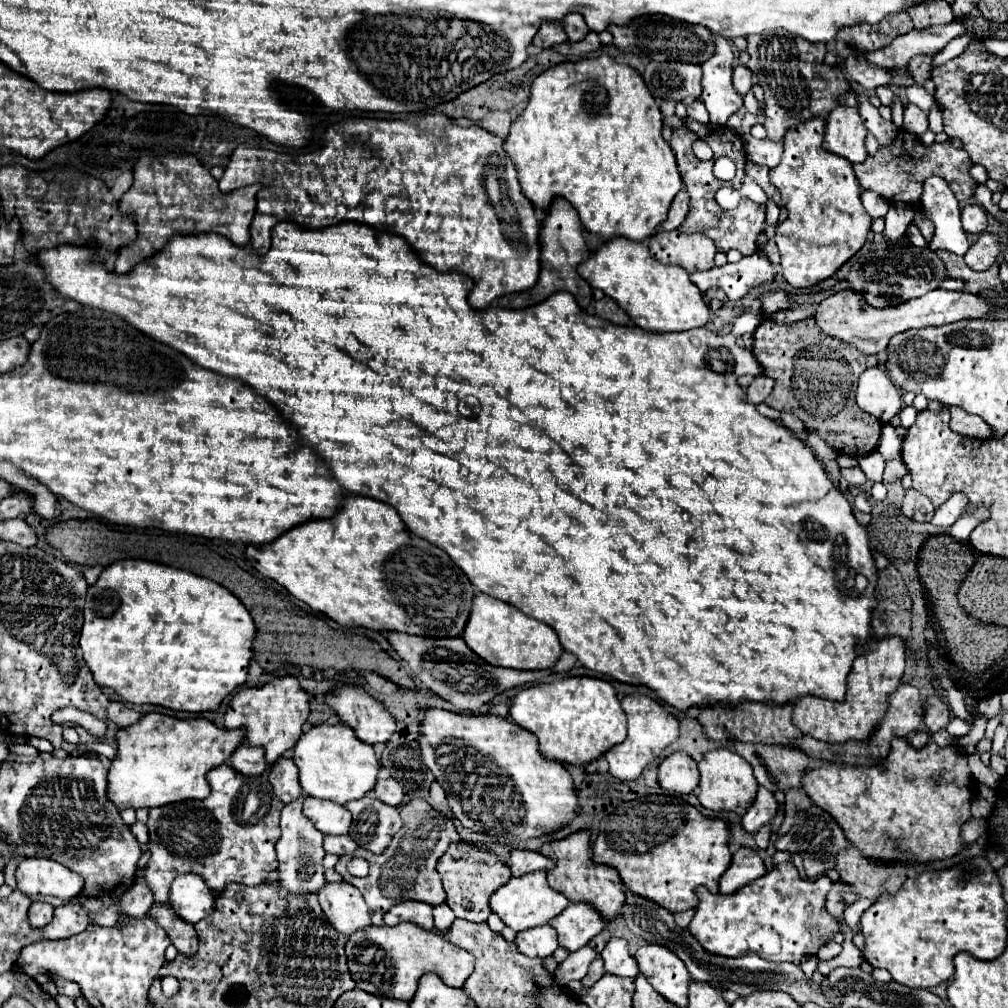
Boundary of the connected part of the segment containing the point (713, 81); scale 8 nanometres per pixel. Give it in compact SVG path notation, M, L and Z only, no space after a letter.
M717 38L717 50L715 56L709 58L703 68L703 94L701 100L711 116L713 126L725 126L729 116L735 114L739 108L743 108L743 94L739 94L733 88L731 72L733 72L733 52L731 44L721 38Z

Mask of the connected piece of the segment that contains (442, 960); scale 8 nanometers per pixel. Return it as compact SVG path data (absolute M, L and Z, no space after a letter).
M401 922L397 926L369 926L349 936L345 946L347 950L347 966L351 978L357 982L359 990L365 990L375 996L385 996L393 1000L411 1002L419 978L427 972L435 972L447 986L463 988L465 980L473 972L473 956L465 950L453 946L443 936L437 936L429 930L421 930L409 922Z

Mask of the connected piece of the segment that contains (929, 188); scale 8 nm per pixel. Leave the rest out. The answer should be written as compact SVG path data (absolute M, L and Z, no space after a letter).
M933 176L923 186L923 210L935 222L935 240L928 244L932 251L945 248L957 256L963 256L969 248L967 234L961 228L961 206L947 184Z

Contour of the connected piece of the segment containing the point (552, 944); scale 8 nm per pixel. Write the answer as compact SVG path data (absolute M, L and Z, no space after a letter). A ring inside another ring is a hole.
M547 924L547 926L535 928L535 930L519 932L515 938L515 944L517 944L519 952L529 958L547 958L557 948L557 934Z

